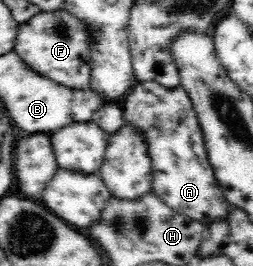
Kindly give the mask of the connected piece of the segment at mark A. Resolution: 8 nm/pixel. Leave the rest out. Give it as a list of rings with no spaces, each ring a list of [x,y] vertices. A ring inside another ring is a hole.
[[[155,81],[137,82],[127,94],[123,121],[143,135],[153,167],[154,193],[173,210],[205,224],[227,216],[230,202],[211,174],[203,135],[192,101],[183,87],[167,88]]]

